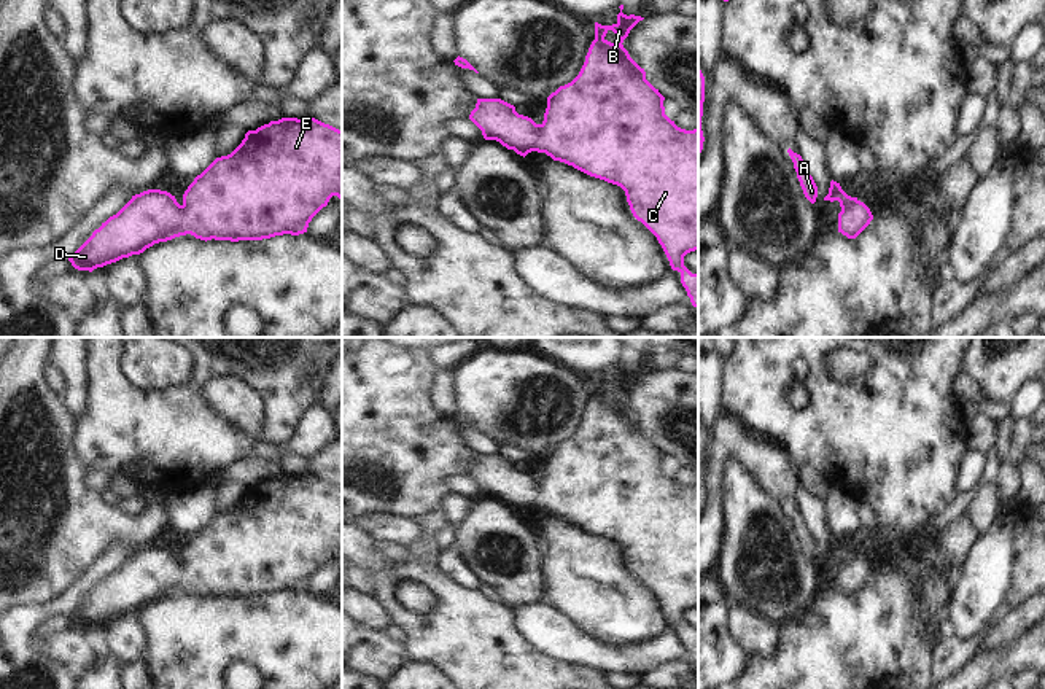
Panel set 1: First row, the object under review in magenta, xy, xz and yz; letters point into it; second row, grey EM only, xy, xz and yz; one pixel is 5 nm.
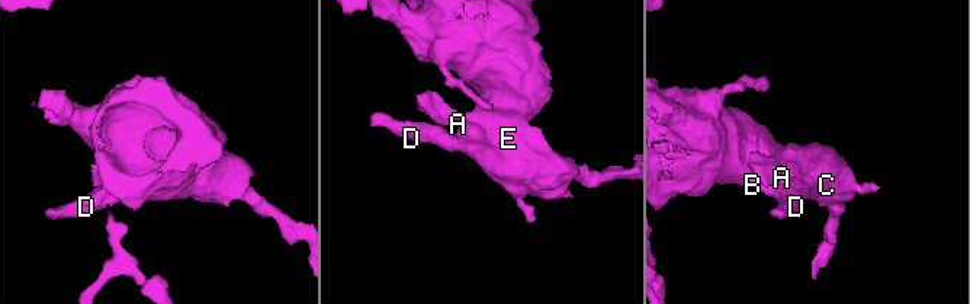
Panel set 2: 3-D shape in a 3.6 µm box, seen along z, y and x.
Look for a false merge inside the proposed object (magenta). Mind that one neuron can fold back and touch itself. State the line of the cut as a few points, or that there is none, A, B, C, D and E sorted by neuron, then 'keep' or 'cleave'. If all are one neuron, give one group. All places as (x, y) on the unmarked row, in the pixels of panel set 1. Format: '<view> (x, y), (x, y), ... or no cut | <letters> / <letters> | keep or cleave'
no cut | A B C D E | keep

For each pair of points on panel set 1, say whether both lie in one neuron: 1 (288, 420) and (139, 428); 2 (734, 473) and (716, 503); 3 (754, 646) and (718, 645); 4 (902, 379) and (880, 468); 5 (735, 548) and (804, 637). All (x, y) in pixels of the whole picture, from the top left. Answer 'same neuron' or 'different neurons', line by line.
1: same neuron
2: different neurons
3: different neurons
4: same neuron
5: different neurons

